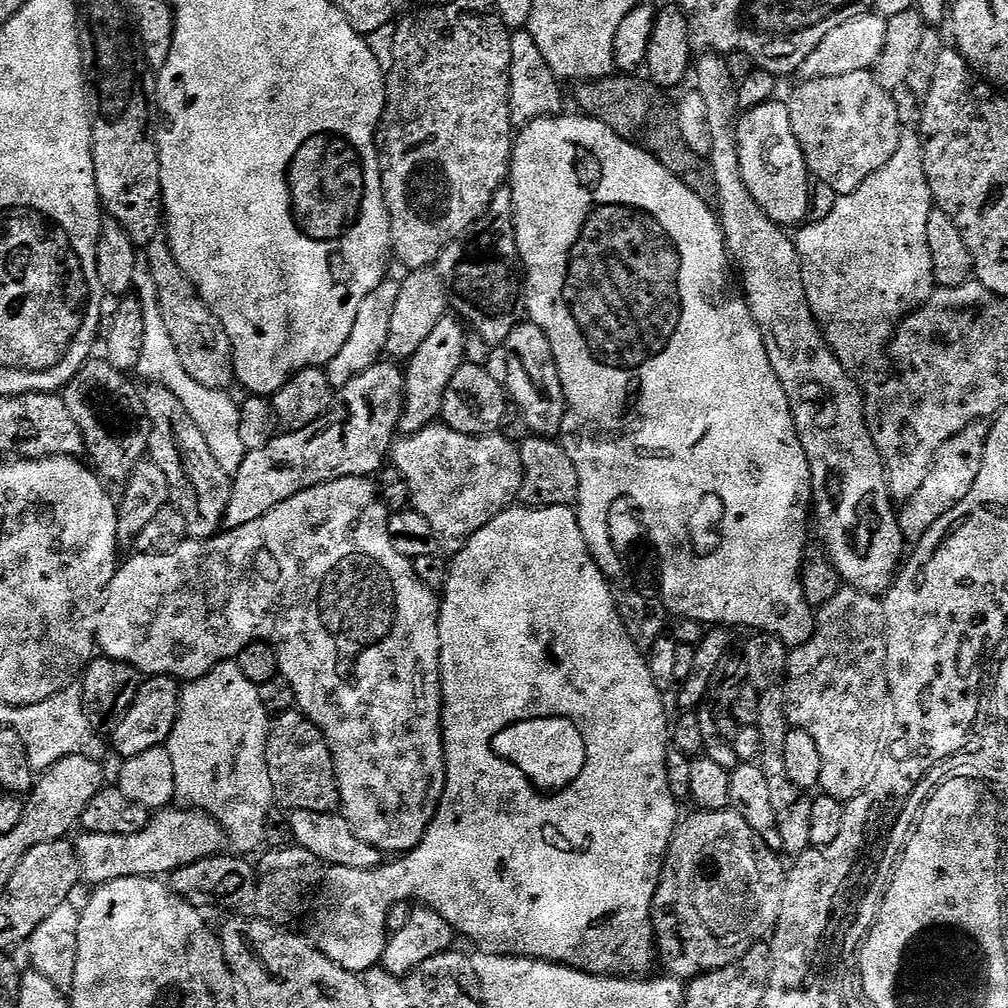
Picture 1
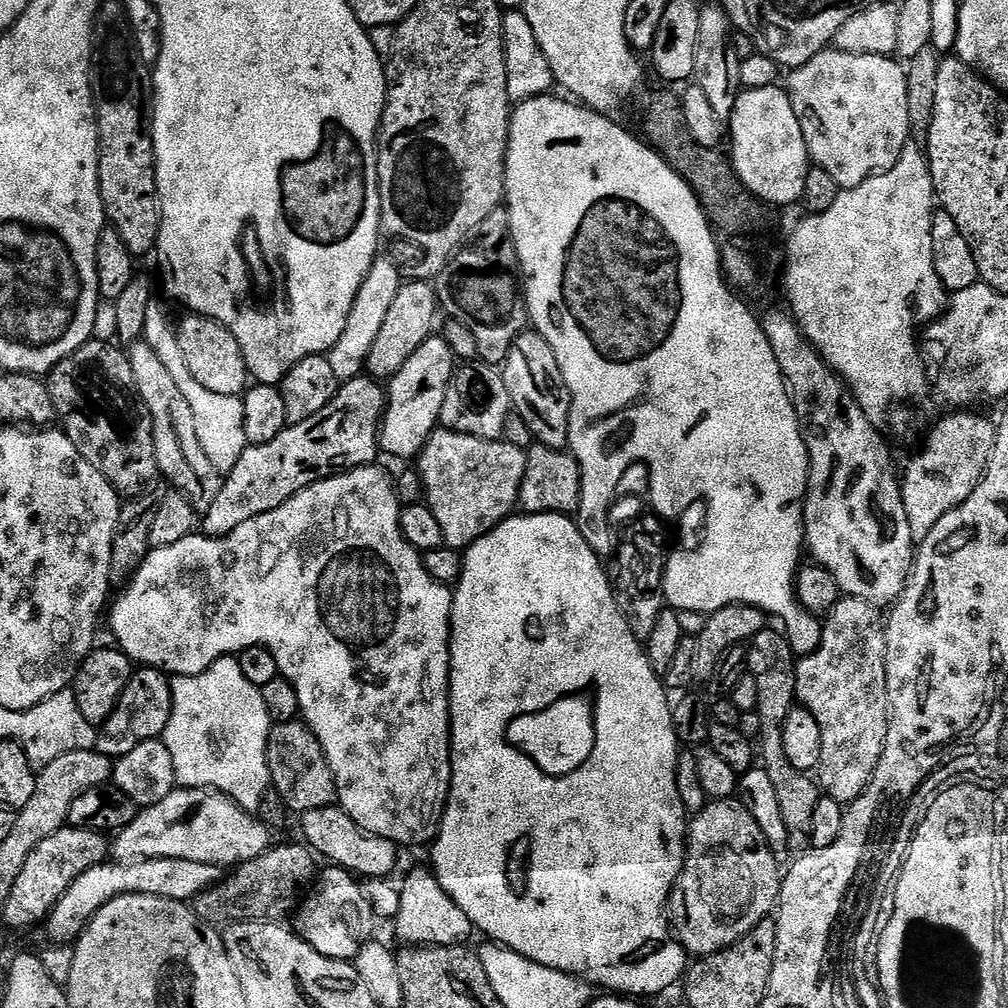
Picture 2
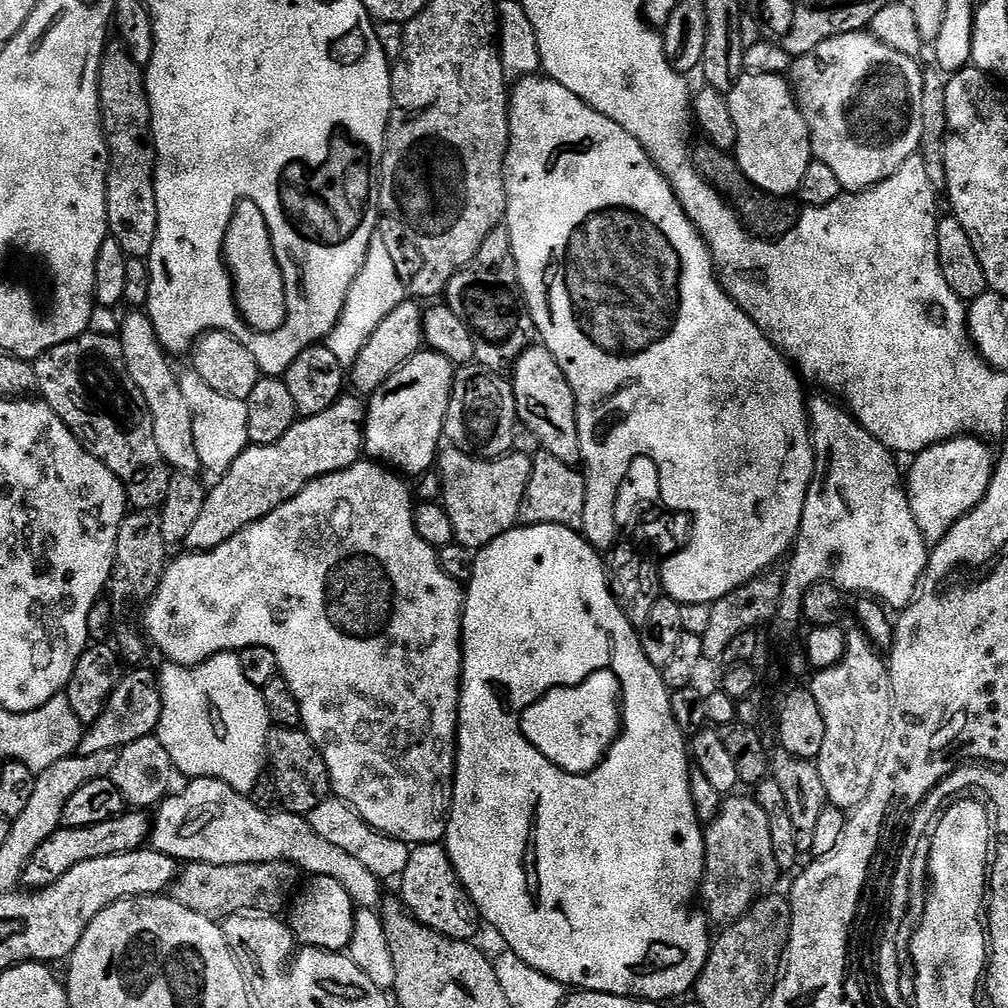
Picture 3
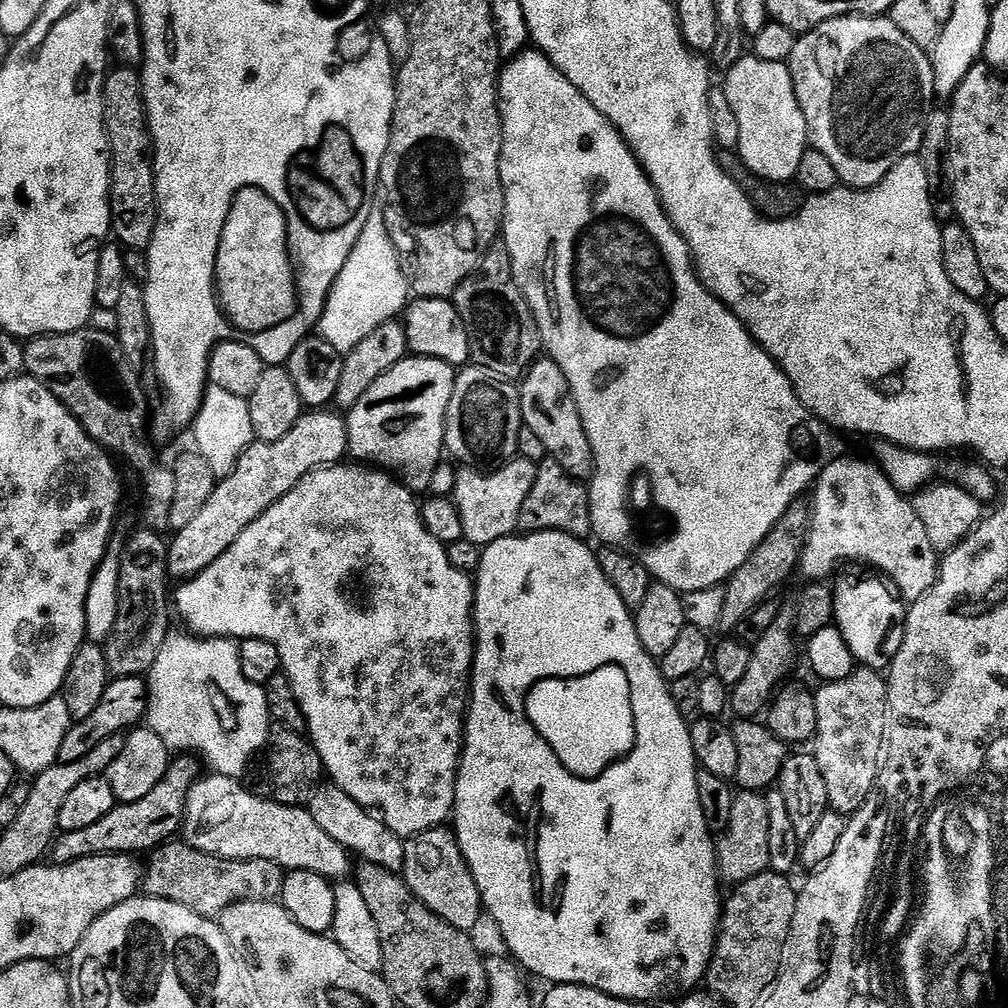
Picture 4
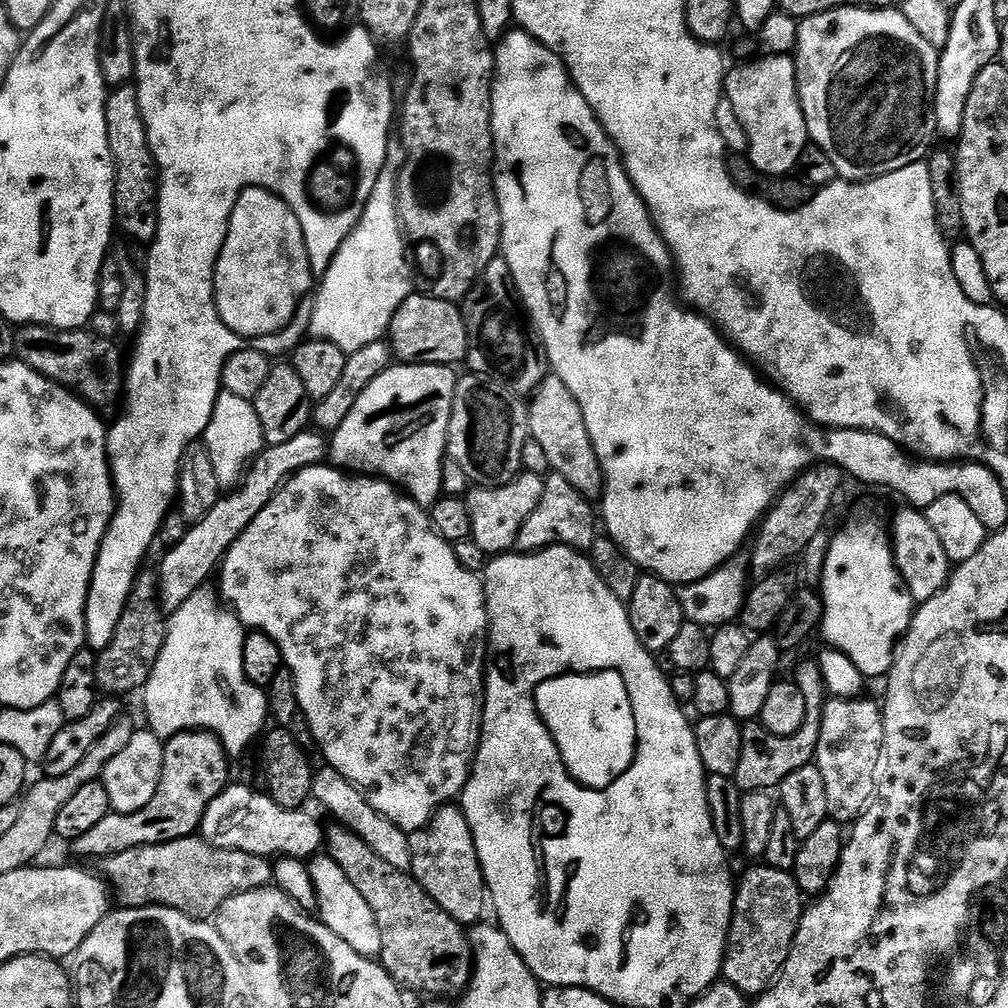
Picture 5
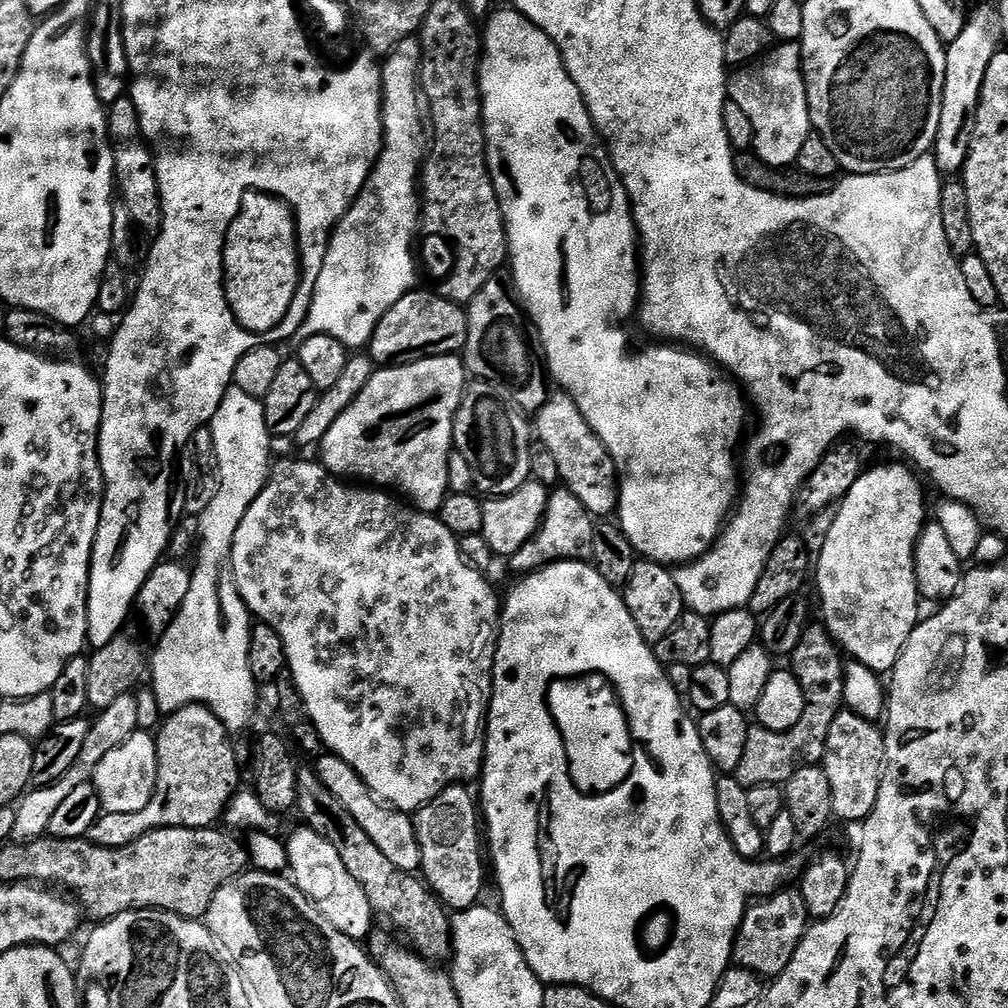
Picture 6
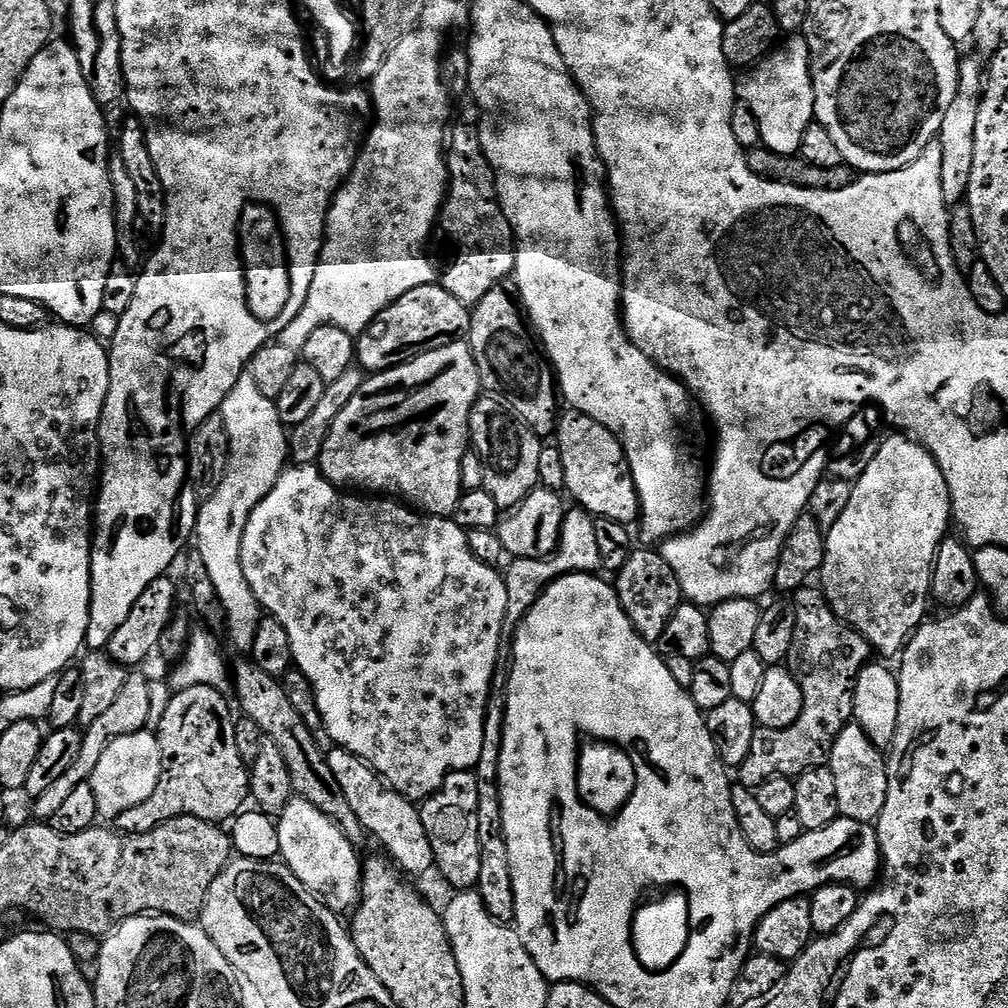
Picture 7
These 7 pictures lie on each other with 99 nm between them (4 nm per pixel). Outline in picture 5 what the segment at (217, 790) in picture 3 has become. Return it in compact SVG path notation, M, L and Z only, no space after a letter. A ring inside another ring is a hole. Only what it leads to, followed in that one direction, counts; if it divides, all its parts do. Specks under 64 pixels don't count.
M229 783L224 792L210 802L199 830L206 842L226 850L242 850L246 854L269 858L312 858L321 851L325 829L308 810L283 808L263 791L255 792L247 783L239 783Z

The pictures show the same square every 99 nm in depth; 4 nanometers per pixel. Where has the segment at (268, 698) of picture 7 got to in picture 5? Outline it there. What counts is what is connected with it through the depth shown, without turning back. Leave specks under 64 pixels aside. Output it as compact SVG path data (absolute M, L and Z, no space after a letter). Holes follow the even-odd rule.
M331 823L325 829L325 845L330 849L332 861L354 882L358 894L366 898L370 910L374 910L374 918L378 922L378 930L382 930L382 950L378 960L384 968L391 974L392 979L400 985L401 989L412 992L425 992L428 996L456 996L463 997L468 991L468 983L472 981L472 966L474 963L474 953L469 933L465 925L460 924L408 872L394 870L390 862L385 862L383 858L378 858L374 850L362 839L358 838L353 831L350 831L344 824Z

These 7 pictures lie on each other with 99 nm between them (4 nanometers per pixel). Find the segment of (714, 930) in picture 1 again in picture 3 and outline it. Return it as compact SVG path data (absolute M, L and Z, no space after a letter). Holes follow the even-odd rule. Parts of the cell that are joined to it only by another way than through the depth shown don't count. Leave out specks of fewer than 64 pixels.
M732 794L721 799L717 816L704 828L704 877L700 880L699 903L704 903L702 912L713 925L727 926L742 918L752 909L761 896L773 891L776 879L782 876L778 862L774 858L774 842L770 838L770 822L762 806L758 806L751 796Z

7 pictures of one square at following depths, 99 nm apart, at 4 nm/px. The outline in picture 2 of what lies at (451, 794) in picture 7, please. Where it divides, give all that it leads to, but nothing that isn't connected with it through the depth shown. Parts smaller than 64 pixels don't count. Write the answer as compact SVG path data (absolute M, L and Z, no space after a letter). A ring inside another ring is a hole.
M424 868L414 869L405 878L404 884L399 885L400 909L394 921L397 938L405 940L405 945L425 948L454 948L463 945L464 939L474 932L470 918L466 918L458 902L454 902L454 898L442 890L436 873Z

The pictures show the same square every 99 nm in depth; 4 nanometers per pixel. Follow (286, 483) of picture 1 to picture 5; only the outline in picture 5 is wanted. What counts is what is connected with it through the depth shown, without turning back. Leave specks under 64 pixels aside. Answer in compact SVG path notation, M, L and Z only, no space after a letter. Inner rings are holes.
M305 430L302 434L294 434L290 442L269 444L264 451L248 465L242 483L221 495L220 500L202 519L195 521L189 527L182 542L167 549L163 554L164 561L158 567L158 587L160 590L160 606L165 613L171 614L190 598L199 588L205 587L208 575L217 571L230 546L254 522L254 518L269 504L280 487L286 483L295 472L302 468L310 468L321 463L329 451L330 444L319 431Z

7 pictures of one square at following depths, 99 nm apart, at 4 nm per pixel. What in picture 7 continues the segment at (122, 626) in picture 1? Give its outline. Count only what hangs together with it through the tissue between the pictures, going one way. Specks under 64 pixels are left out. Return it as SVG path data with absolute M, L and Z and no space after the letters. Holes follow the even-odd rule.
M298 464L285 467L274 490L270 490L270 494L254 506L250 522L246 522L246 534L242 534L240 557L242 574L246 574L246 582L250 582L250 590L254 590L261 609L282 622L282 626L286 626L286 634L290 634L295 667L312 684L324 730L329 732L335 747L344 748L365 760L387 787L413 802L427 800L444 785L451 772L475 769L478 758L482 758L488 695L492 692L496 664L502 658L500 639L506 618L506 586L503 575L493 565L483 564L470 550L468 533L459 528L455 520L447 516L423 516L392 498L349 494L330 483L319 467Z

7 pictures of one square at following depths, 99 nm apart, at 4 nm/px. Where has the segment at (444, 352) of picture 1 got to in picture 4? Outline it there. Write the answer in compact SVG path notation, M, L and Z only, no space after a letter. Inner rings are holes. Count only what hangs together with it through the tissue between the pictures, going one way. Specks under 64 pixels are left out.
M414 355L398 362L394 370L386 370L356 405L347 409L351 459L391 474L414 494L427 493L430 474L434 474L446 452L444 423L456 373L451 364Z

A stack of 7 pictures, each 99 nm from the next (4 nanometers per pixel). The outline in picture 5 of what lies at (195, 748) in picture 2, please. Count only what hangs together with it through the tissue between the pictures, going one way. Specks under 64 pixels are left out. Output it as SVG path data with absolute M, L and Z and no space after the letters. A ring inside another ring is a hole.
M211 587L199 588L178 610L167 617L168 633L162 646L162 654L158 654L158 662L154 662L154 670L144 684L144 712L148 715L147 727L161 740L166 741L180 732L213 732L222 742L229 757L236 758L249 751L252 743L265 731L269 723L268 697L265 689L251 684L246 678L246 670L242 666L242 646L246 629L236 617L233 609L222 603L221 597Z

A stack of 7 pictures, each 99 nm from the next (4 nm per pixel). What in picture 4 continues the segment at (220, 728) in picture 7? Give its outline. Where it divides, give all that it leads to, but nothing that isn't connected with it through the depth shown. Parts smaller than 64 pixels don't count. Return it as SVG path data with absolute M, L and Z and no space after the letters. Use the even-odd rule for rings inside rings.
M192 758L173 759L162 782L158 782L158 786L154 786L154 790L150 790L146 798L138 798L138 802L133 804L117 803L116 808L106 814L106 818L86 826L86 830L57 835L50 849L51 859L57 864L69 864L87 856L122 856L148 851L151 853L169 843L175 837L172 835L175 832L177 835L183 829L188 795L202 776L199 767L201 768L201 765Z

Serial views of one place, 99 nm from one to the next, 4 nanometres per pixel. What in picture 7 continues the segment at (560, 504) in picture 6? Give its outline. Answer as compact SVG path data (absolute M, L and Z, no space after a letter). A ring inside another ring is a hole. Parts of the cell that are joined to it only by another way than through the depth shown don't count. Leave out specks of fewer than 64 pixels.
M572 506L565 511L560 544L551 556L535 556L529 560L516 558L503 569L504 585L506 586L506 618L502 626L500 639L501 657L512 655L512 639L516 637L522 618L534 606L541 594L558 578L569 576L572 572L599 573L602 568L602 554L598 550L598 538L594 535L596 520L591 512L579 506Z

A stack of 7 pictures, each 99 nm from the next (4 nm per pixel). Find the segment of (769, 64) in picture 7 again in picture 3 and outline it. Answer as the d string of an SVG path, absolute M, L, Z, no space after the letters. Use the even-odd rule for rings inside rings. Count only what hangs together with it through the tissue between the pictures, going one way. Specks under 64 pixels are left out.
M750 72L741 75L727 93L730 118L734 118L734 155L746 178L772 196L799 193L806 166L812 163L812 140L789 81L784 76Z

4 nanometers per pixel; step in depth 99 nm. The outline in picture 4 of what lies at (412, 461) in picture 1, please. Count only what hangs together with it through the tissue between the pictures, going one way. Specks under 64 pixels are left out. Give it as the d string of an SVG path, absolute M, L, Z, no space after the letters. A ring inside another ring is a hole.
M519 458L495 470L460 470L456 474L456 485L452 490L451 500L456 503L458 518L462 520L464 539L481 546L498 542L502 538L513 535L519 529L522 502L526 502L526 494L530 494L530 486L534 486L534 478L538 466L529 460Z

